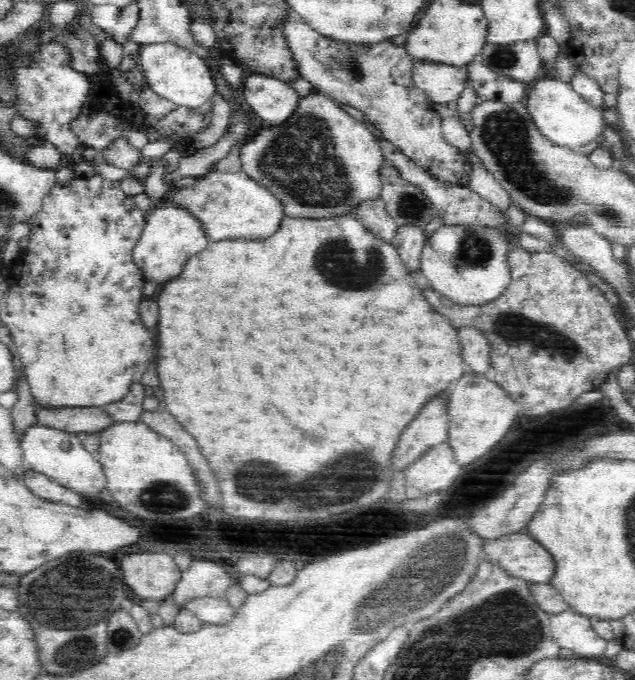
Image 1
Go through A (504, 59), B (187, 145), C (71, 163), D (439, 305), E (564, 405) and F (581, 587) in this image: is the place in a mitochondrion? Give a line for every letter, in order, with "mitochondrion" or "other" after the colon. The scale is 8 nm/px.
A: mitochondrion
B: other
C: other
D: other
E: other
F: other

